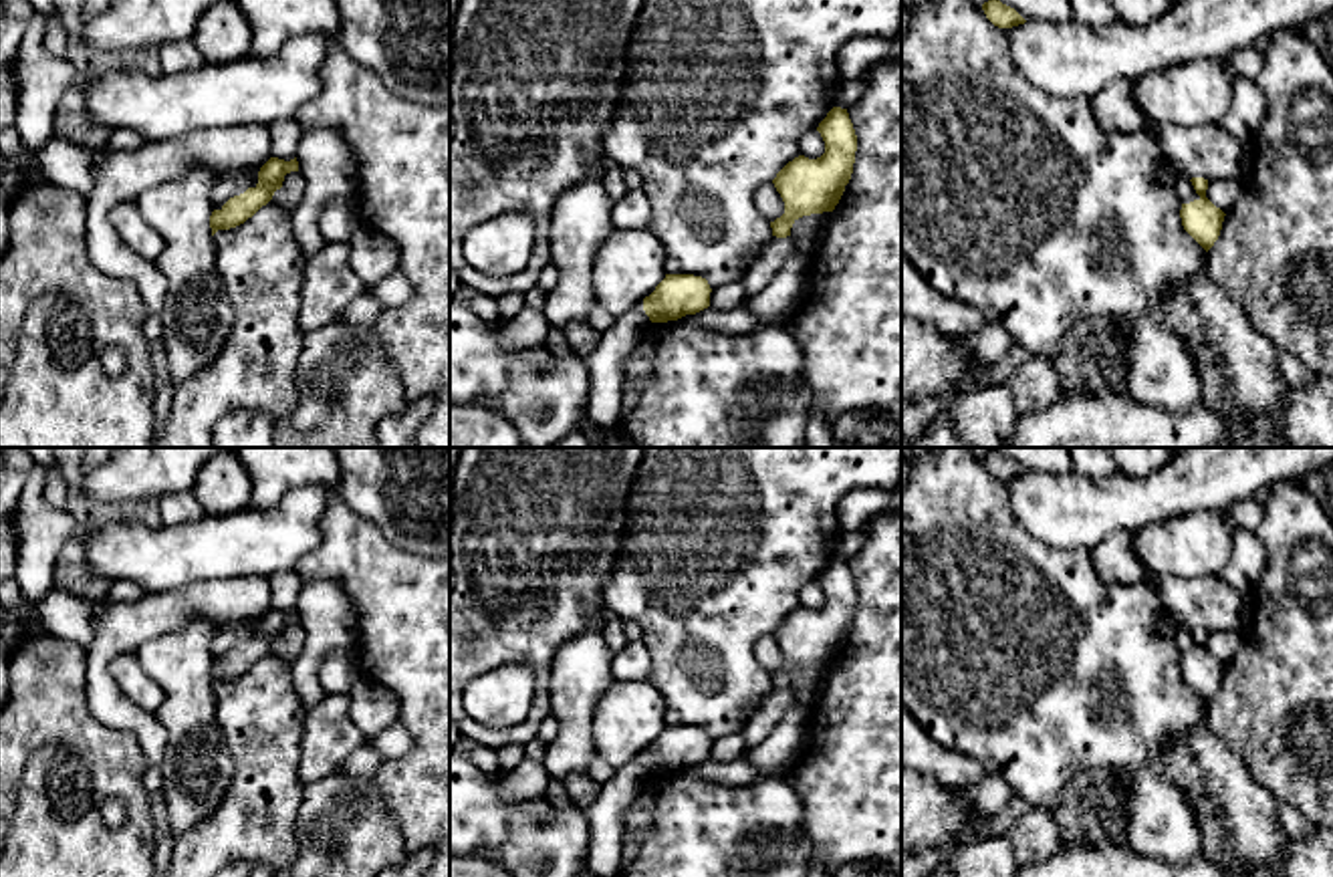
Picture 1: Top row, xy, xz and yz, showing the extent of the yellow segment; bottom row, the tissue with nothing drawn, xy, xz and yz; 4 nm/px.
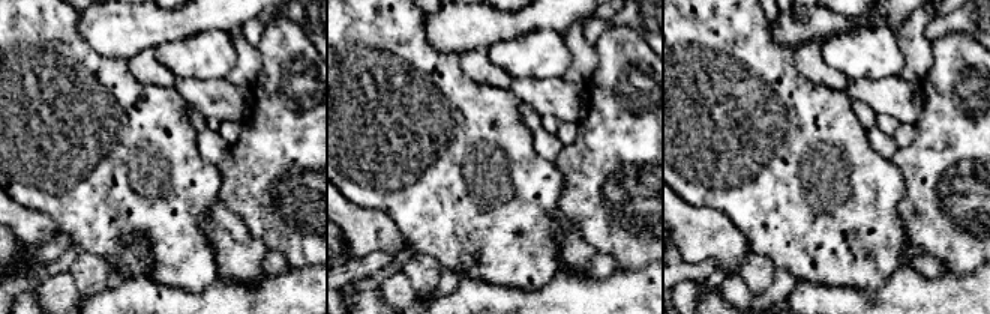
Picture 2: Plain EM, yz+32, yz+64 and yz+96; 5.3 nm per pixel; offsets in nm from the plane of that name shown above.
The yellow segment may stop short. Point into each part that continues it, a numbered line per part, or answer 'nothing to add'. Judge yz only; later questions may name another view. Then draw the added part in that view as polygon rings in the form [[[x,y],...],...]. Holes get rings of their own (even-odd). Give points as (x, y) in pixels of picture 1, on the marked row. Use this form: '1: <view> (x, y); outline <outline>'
1: yz (1182, 186); outline [[[1180,171],[1176,173],[1174,190],[1176,190],[1182,204],[1190,204],[1194,200],[1200,200],[1200,196],[1196,194],[1192,181]]]

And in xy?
1: xy (232, 184); outline [[[254,167],[254,169],[242,169],[242,171],[234,171],[234,173],[220,177],[220,181],[212,190],[214,210],[222,210],[222,206],[230,198],[244,194],[248,187],[256,187],[258,171],[260,167]]]

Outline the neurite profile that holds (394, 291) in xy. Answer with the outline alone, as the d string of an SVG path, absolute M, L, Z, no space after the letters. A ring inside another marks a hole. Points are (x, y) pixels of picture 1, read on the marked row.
M401 270L391 272L377 282L369 292L385 306L401 306L413 298L413 286Z

